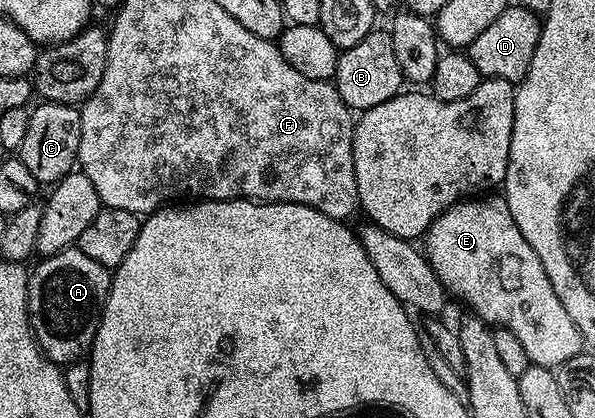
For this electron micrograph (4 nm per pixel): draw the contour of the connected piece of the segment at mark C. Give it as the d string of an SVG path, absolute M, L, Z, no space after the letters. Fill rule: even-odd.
M47 101L37 102L37 107L33 106L30 111L30 125L26 128L26 137L22 137L22 145L18 152L18 158L26 165L26 169L30 169L30 173L34 173L34 177L41 185L55 185L60 182L62 177L66 177L77 166L78 163L78 145L82 137L82 129L80 128L80 107L71 103L50 103Z

